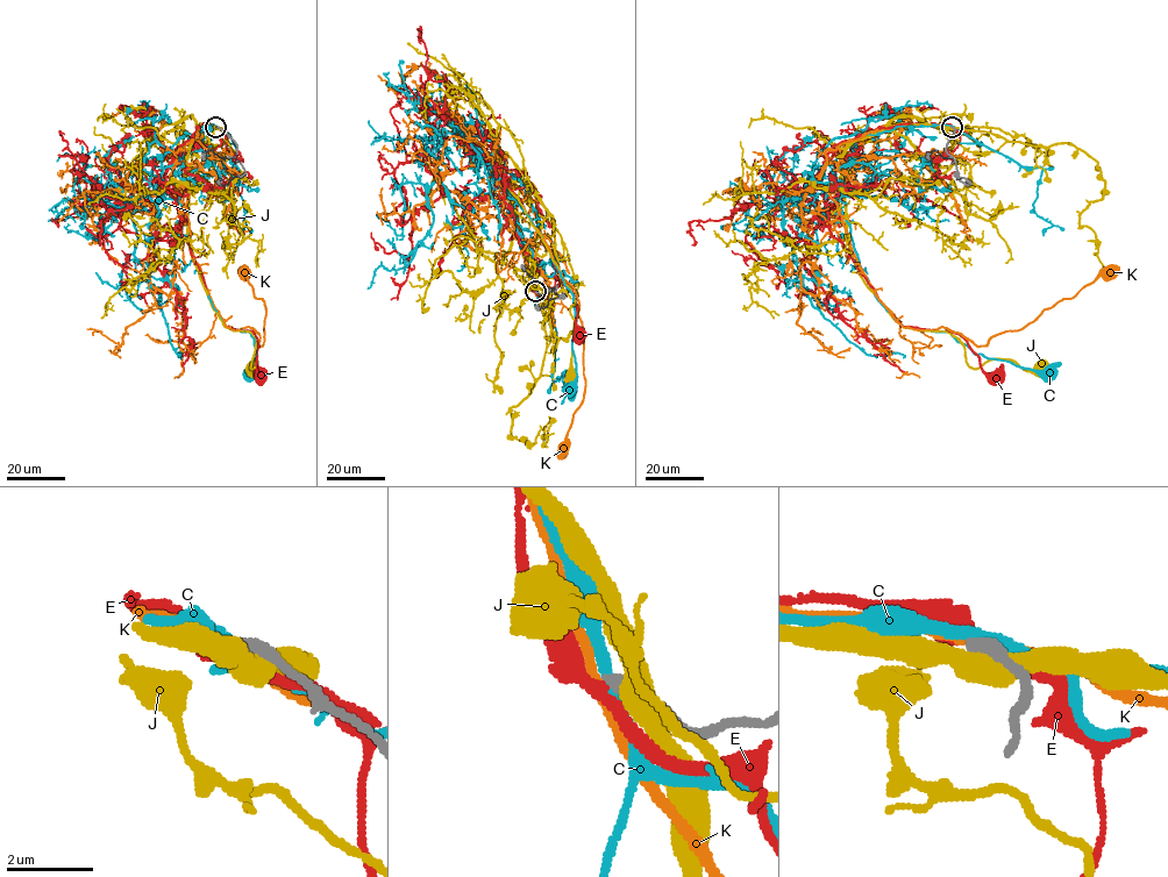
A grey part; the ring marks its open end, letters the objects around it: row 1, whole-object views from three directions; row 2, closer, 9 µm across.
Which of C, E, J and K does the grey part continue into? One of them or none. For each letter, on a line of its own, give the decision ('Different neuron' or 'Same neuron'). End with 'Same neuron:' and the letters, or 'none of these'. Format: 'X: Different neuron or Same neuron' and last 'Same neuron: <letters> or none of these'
C: Different neuron
E: Different neuron
J: Different neuron
K: Different neuron
Same neuron: none of these

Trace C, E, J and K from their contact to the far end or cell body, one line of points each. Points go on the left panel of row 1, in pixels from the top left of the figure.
C: (216, 127), (182, 136), (165, 154), (155, 187), (183, 207), (213, 308), (254, 339), (256, 372), (249, 373)
E: (215, 128), (197, 128), (179, 147), (163, 182), (215, 311), (226, 326), (255, 334), (261, 377)
J: (218, 128), (200, 125), (186, 157), (186, 239), (213, 309), (226, 327), (253, 335), (253, 368)
K: (215, 127), (197, 128), (171, 183), (215, 309), (262, 346), (264, 302), (243, 273)

